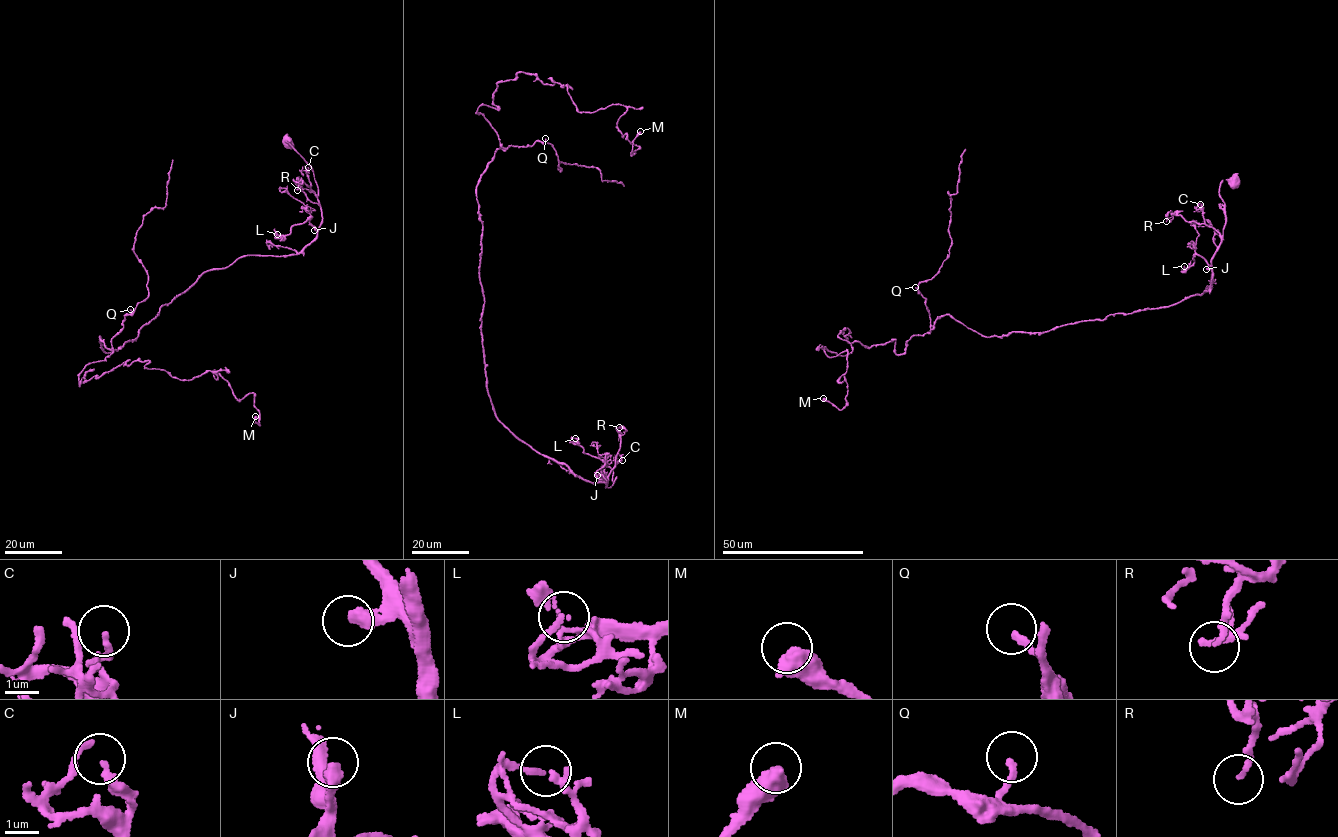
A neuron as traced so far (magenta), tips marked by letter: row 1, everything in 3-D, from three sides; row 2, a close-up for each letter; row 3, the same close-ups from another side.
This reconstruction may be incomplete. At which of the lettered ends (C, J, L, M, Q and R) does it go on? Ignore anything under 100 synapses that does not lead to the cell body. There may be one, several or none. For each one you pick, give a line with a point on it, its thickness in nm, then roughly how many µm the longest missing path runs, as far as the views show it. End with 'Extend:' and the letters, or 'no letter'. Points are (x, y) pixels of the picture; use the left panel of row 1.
Extend: no letter

